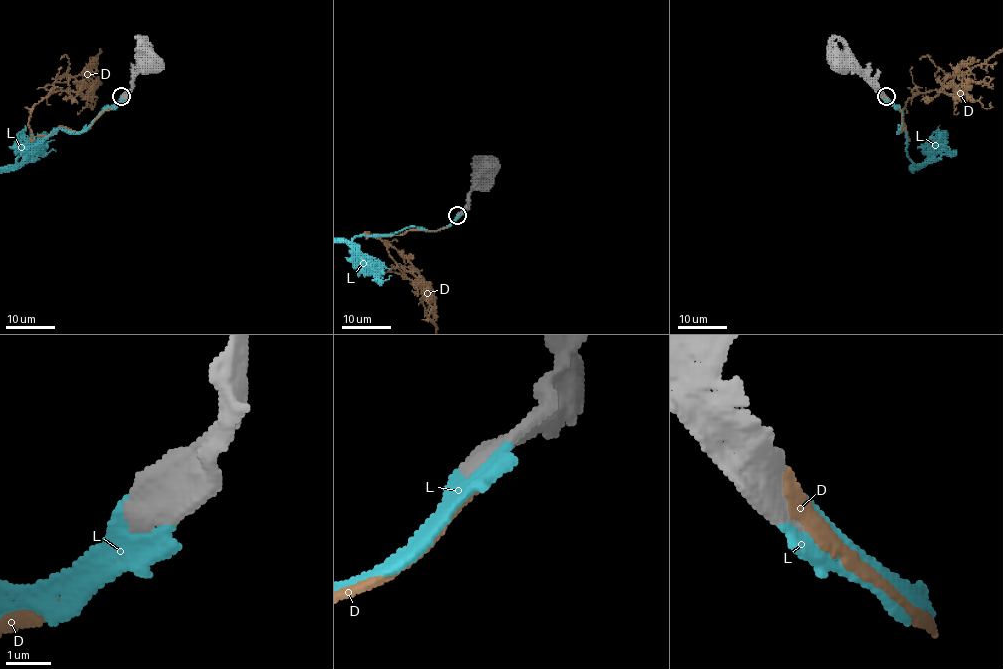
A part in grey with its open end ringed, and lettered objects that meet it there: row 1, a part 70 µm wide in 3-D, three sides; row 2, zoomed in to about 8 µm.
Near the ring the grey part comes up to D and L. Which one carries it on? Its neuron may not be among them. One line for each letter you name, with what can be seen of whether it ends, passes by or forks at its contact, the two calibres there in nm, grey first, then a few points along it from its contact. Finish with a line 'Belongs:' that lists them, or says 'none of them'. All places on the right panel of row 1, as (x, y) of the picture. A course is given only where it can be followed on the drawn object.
L: it ends | 460/500 nm
Belongs: L

